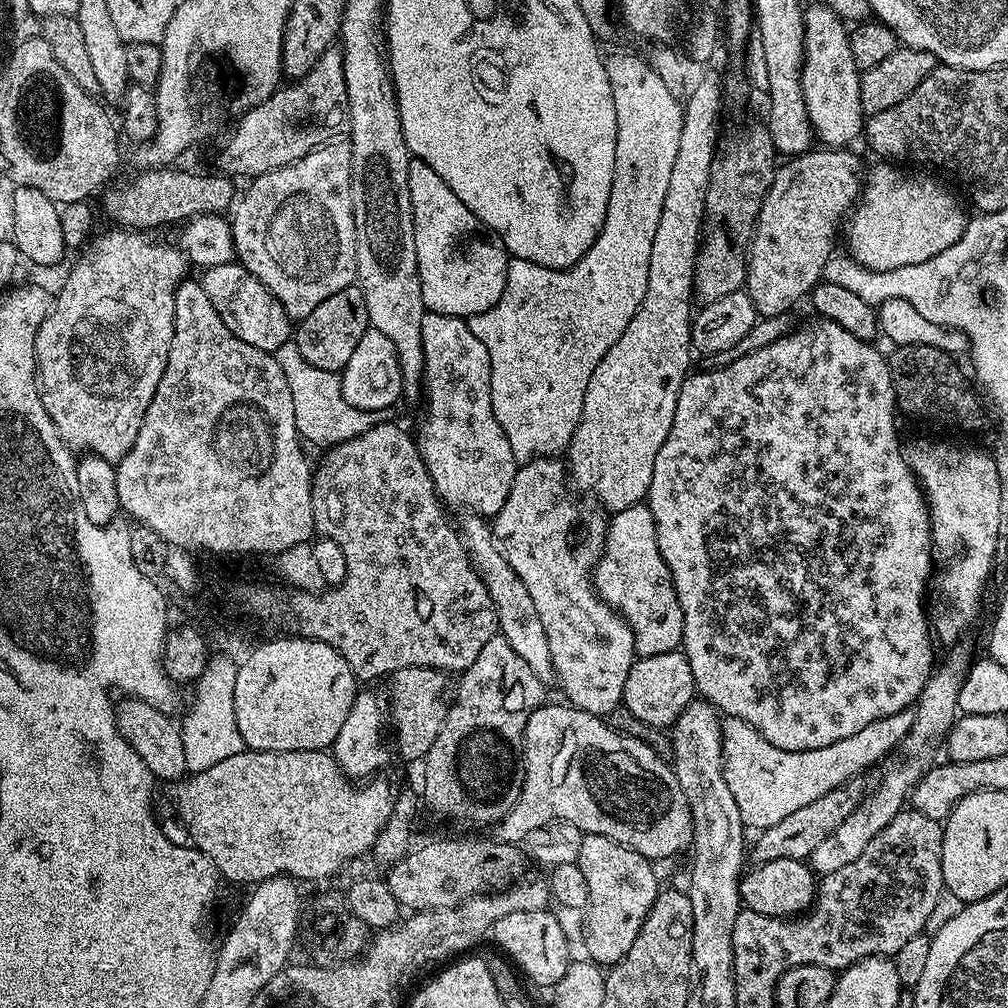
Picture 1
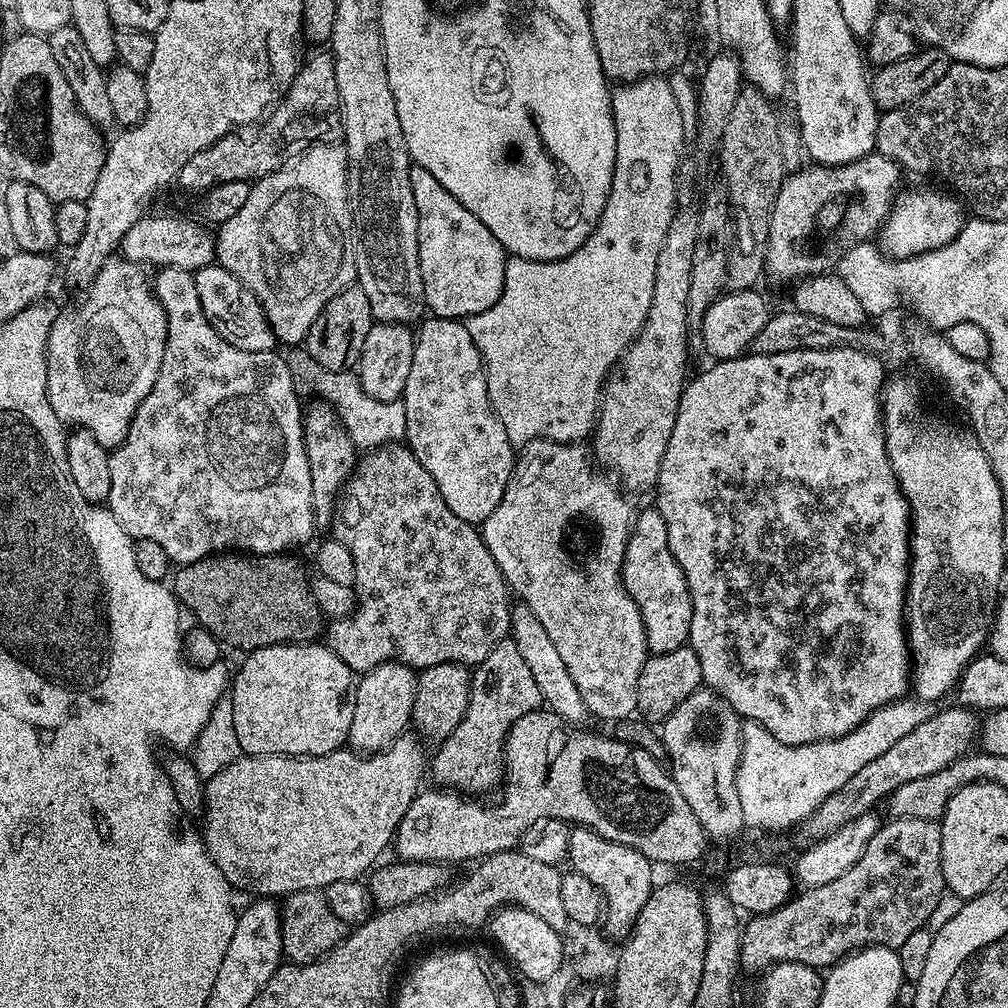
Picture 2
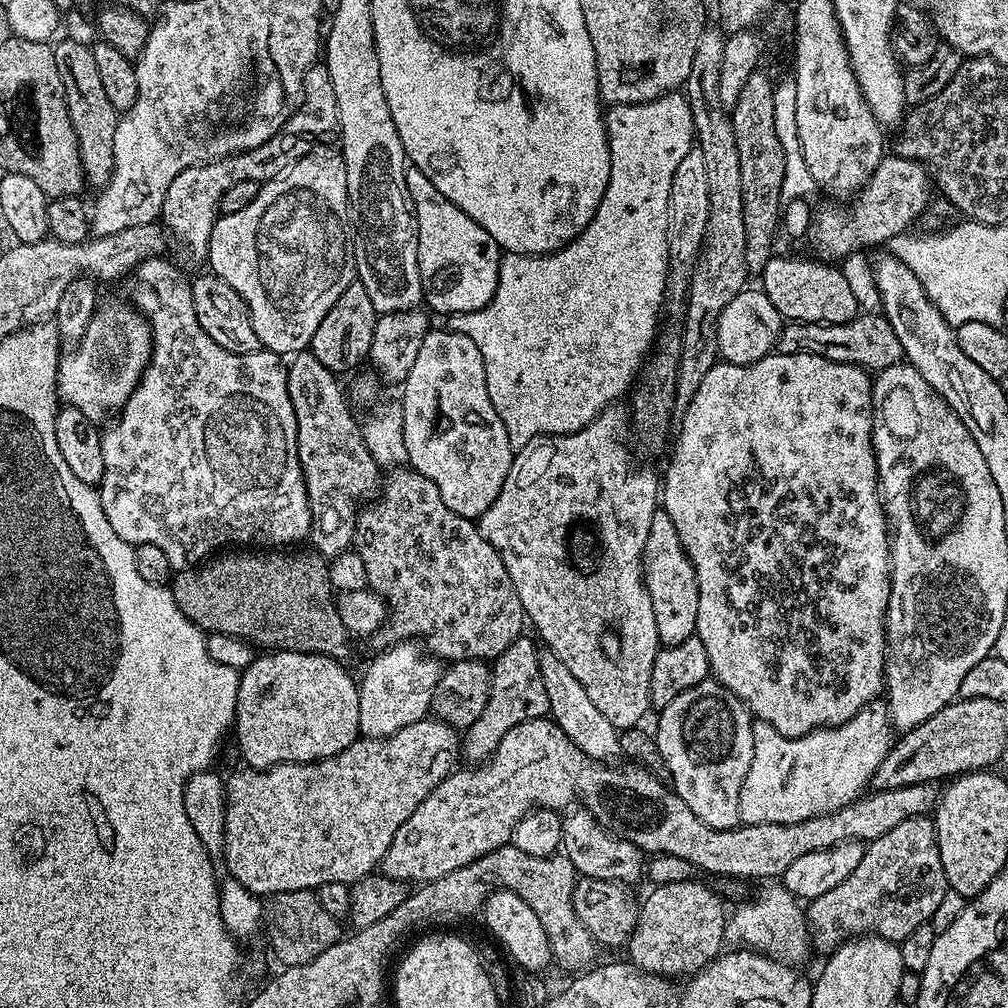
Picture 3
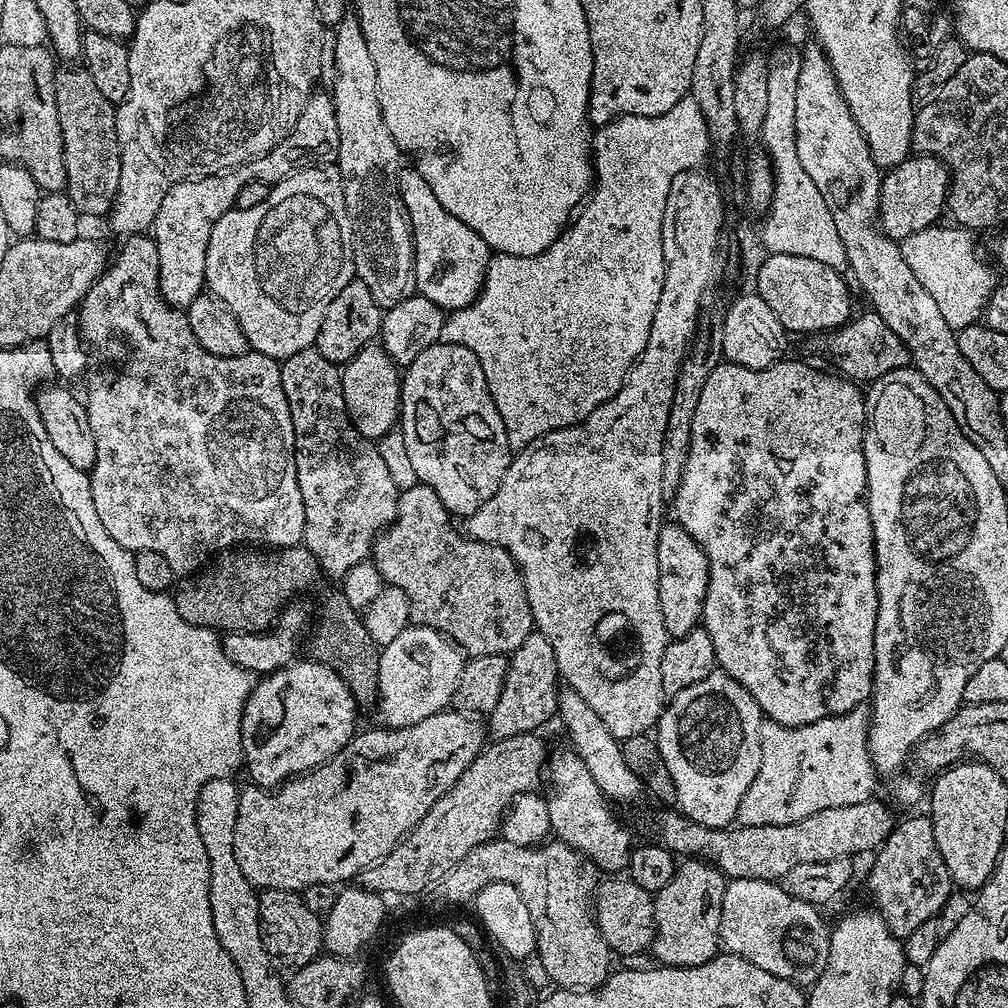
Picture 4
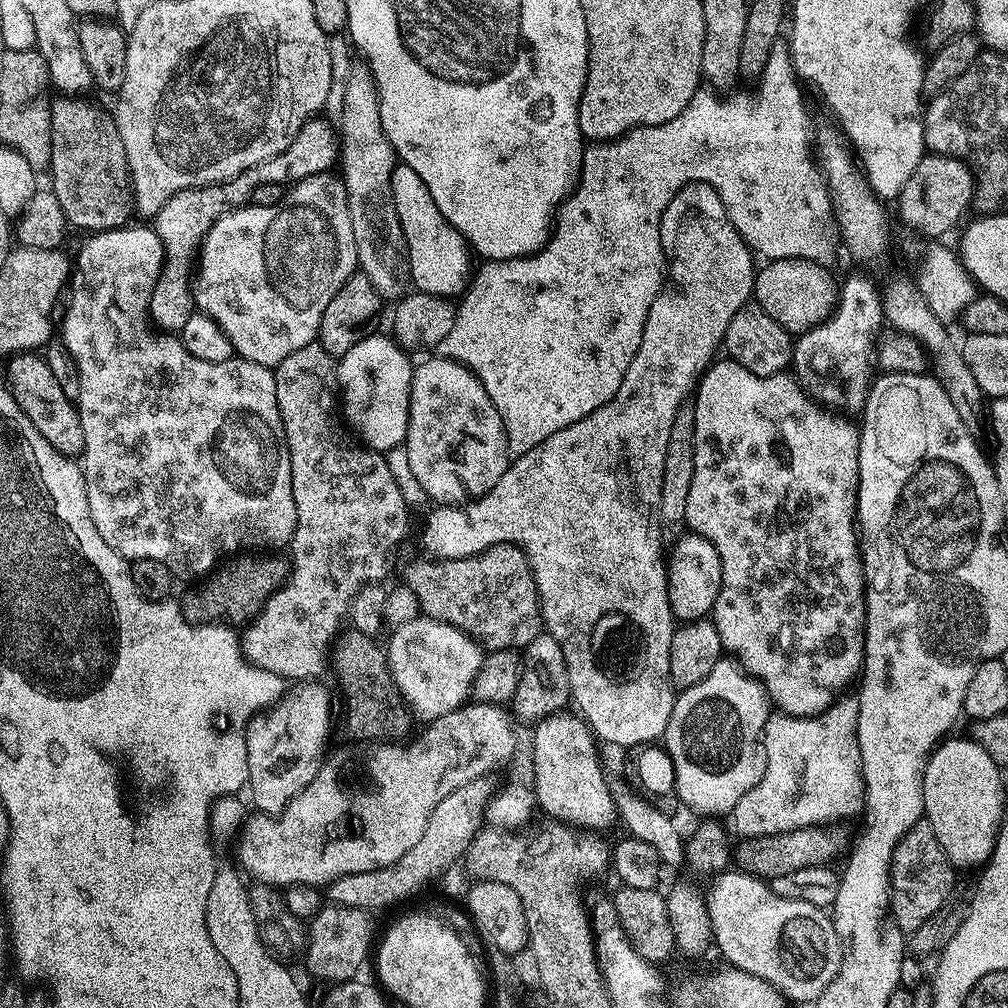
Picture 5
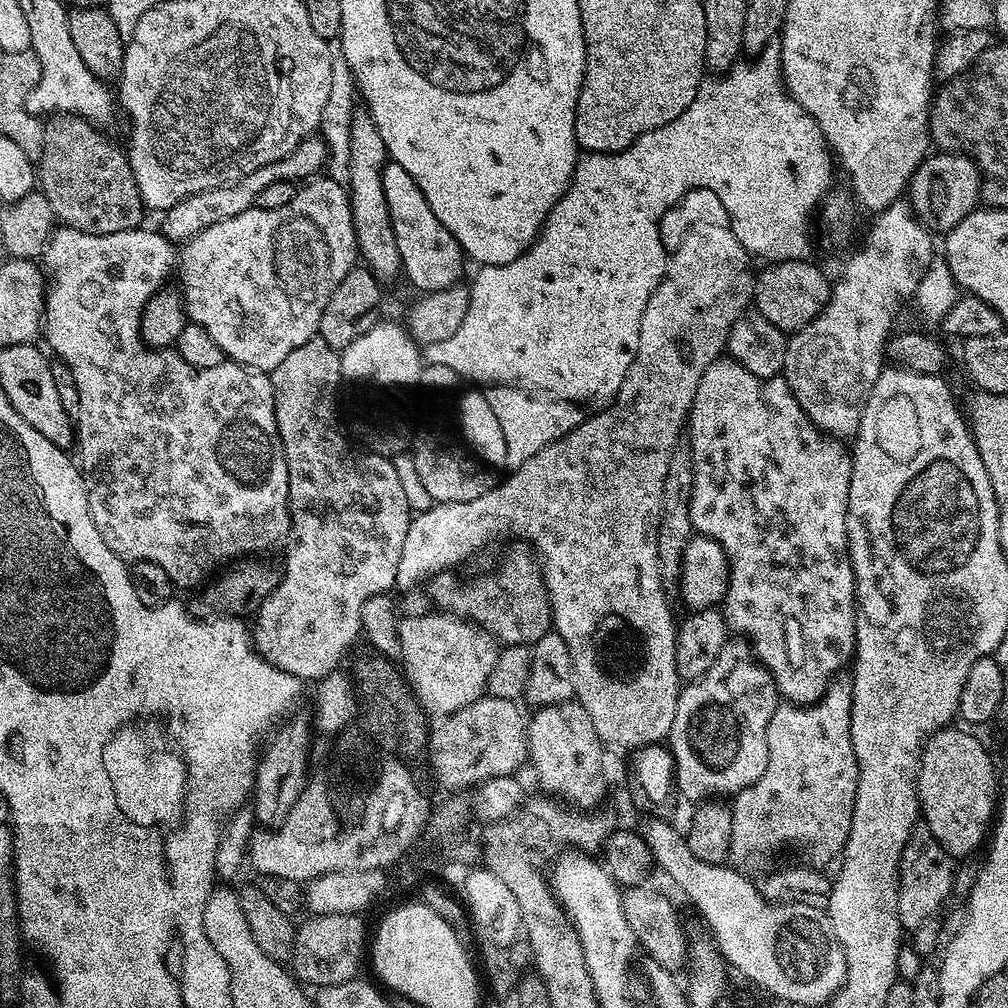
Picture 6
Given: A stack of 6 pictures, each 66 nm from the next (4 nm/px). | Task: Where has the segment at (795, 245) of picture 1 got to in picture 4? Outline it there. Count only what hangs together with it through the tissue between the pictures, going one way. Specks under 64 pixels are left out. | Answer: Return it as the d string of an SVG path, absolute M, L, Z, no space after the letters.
M923 154L909 155L901 164L895 164L893 168L883 173L880 181L880 223L884 233L897 242L910 238L910 234L918 234L918 230L926 230L937 223L940 215L945 215L948 202L948 185L950 177L948 167L938 158Z

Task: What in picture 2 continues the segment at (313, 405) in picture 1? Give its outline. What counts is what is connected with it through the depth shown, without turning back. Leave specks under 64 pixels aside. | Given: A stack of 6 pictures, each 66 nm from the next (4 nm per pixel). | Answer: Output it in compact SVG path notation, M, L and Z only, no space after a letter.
M303 346L293 347L289 352L292 353L287 353L286 359L290 366L292 380L295 382L297 389L301 393L313 392L316 395L314 397L319 398L323 403L331 405L331 408L340 419L341 426L346 430L346 434L350 434L350 438L357 449L371 450L381 448L383 444L394 444L404 440L404 435L406 434L406 406L403 399L382 402L378 398L370 398L362 390L359 375L355 371L331 372L330 370L326 370L322 366L318 366L318 362L314 362L314 358L310 358L308 349Z

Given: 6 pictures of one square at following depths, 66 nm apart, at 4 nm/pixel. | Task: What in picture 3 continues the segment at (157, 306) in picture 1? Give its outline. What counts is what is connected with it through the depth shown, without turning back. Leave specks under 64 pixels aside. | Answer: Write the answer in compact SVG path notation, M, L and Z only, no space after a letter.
M112 304L95 312L80 343L61 355L58 366L57 397L97 422L103 421L107 412L119 413L140 384L152 357L152 327L135 307L125 304Z

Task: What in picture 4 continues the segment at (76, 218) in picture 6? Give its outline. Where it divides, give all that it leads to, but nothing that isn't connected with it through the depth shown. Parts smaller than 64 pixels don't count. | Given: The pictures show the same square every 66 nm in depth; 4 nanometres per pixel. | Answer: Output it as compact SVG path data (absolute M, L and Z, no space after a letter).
M68 66L56 73L58 122L62 126L62 146L66 162L64 188L70 202L85 217L107 217L116 200L122 178L122 154L116 129L117 105L98 91L94 78L83 66Z

